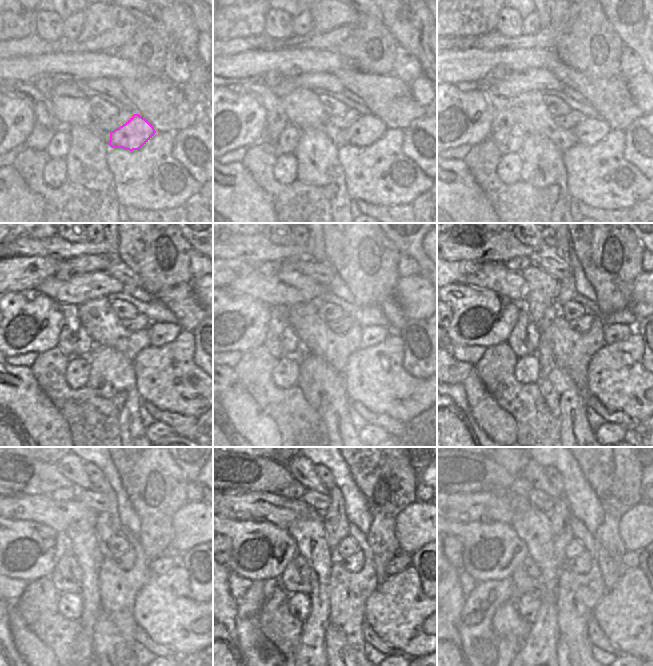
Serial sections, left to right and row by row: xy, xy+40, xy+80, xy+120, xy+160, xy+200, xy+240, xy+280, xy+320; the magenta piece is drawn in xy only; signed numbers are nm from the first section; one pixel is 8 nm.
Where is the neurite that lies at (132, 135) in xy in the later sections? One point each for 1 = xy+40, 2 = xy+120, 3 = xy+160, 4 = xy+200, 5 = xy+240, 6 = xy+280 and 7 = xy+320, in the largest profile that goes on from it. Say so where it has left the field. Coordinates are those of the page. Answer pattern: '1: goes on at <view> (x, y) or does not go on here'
1: goes on at xy+40 (366, 129)
2: goes on at xy+120 (146, 352)
3: goes on at xy+160 (385, 337)
4: goes on at xy+200 (614, 333)
5: goes on at xy+240 (171, 558)
6: goes on at xy+280 (402, 560)
7: goes on at xy+320 (630, 559)

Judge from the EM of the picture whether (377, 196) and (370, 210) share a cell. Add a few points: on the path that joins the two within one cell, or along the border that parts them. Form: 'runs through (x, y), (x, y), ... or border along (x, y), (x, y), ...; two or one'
border along (356, 199), (373, 205), (396, 205); two

